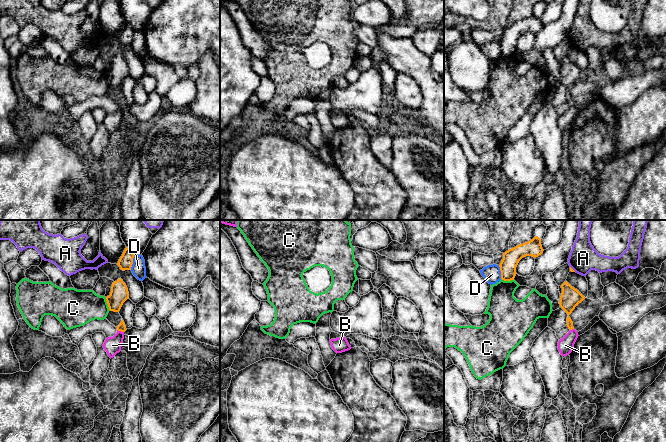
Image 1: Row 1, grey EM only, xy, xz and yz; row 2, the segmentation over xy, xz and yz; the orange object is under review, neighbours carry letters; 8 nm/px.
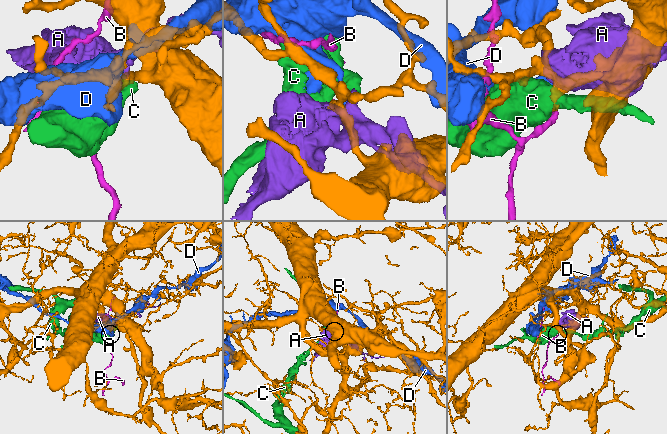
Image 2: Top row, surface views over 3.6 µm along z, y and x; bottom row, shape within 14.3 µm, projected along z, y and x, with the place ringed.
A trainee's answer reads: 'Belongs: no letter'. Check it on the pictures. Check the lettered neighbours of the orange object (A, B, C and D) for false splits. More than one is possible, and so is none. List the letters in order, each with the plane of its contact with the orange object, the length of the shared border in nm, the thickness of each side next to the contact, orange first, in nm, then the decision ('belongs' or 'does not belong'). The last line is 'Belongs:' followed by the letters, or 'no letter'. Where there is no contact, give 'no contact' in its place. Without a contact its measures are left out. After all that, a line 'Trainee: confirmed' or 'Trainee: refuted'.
A: yz | 60 nm | 20/240 nm | does not belong
B: xy | 60 nm | 70/140 nm | does not belong
C: xy | 120 nm | 150/280 nm | does not belong
D: xy | 120 nm | 120/120 nm | does not belong
Belongs: no letter
Trainee: confirmed

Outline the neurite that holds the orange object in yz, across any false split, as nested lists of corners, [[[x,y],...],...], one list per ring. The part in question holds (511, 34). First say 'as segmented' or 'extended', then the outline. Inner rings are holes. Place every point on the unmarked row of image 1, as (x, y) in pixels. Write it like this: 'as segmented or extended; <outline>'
as segmented; [[[536,12],[532,16],[516,23],[509,25],[503,29],[503,35],[499,41],[501,47],[501,55],[504,57],[514,56],[516,52],[516,43],[519,37],[526,32],[538,33],[543,29],[541,15]]]

